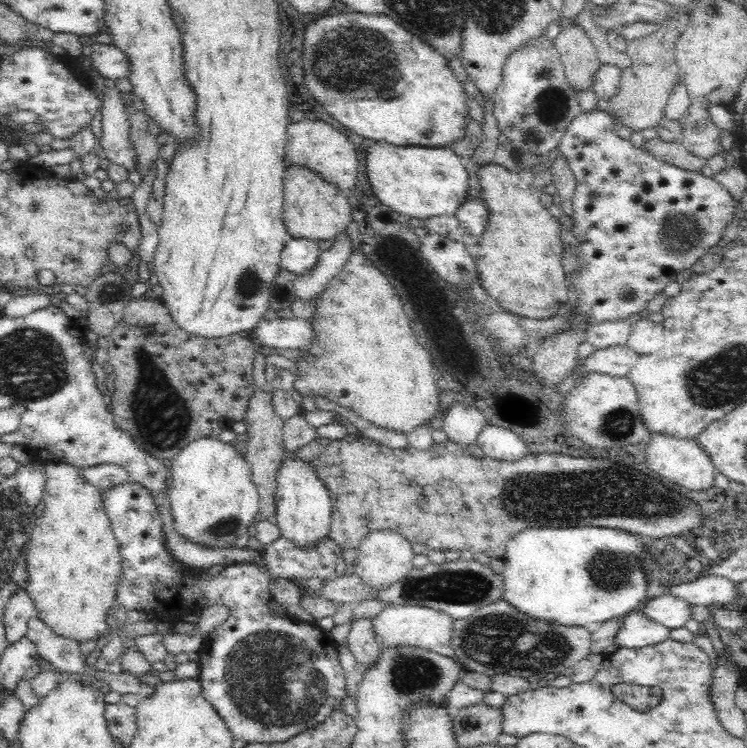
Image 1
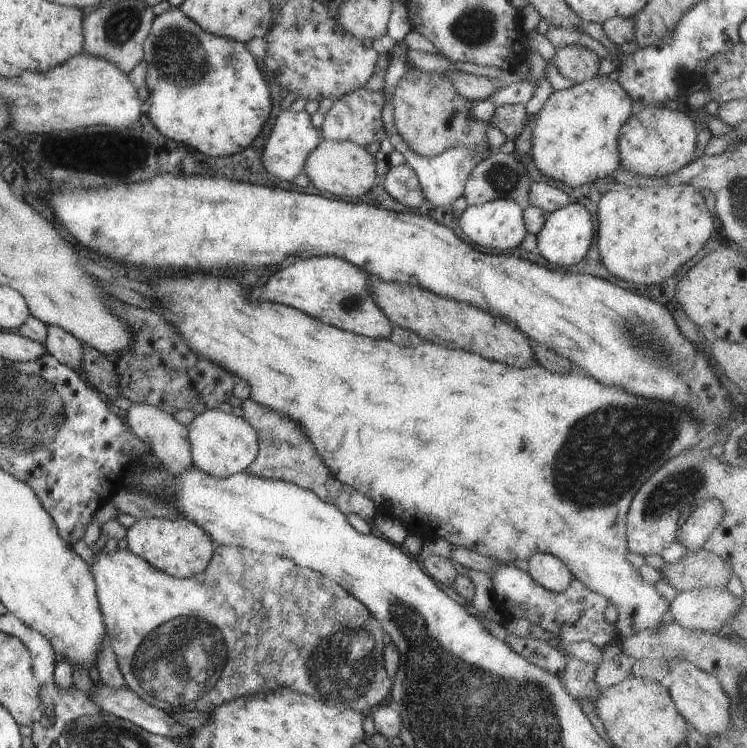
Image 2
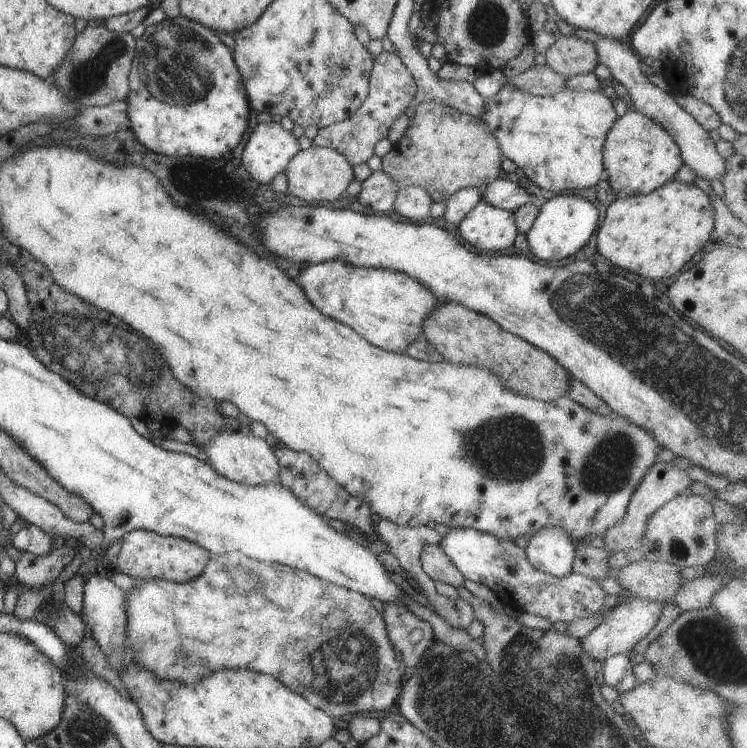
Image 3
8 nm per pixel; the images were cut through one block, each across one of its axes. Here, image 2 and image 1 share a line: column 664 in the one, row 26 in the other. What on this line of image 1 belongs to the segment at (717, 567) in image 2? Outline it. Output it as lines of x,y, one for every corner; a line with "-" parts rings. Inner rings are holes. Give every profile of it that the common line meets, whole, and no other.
571,24
562,28
552,41
560,53
570,86
577,91
590,89
594,73
601,63
586,31
577,24

